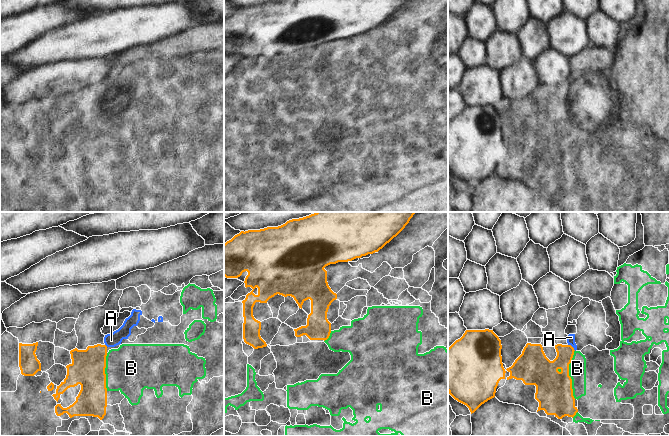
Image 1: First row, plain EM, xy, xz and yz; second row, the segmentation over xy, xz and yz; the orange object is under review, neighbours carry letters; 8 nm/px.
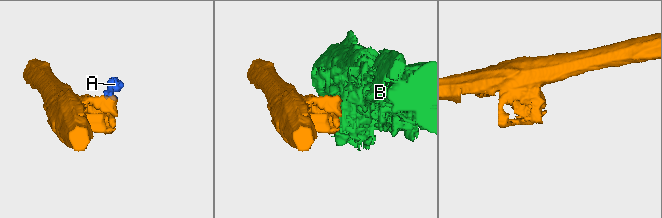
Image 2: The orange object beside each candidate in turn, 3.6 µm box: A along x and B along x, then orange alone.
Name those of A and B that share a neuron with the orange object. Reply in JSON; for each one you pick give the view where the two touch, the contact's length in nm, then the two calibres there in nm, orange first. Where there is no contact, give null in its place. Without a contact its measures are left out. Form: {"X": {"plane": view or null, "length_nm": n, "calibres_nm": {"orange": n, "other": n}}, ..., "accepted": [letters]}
{"accepted": []}

